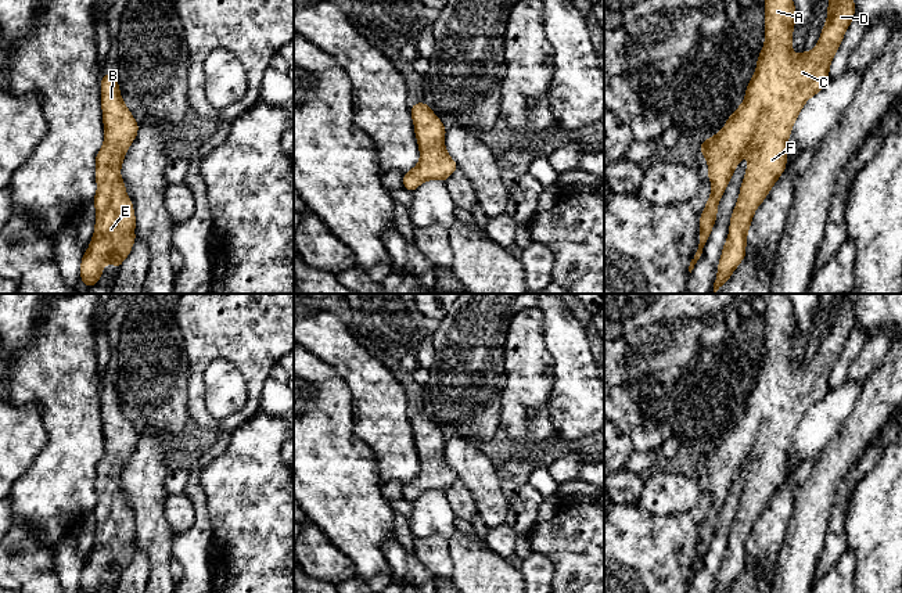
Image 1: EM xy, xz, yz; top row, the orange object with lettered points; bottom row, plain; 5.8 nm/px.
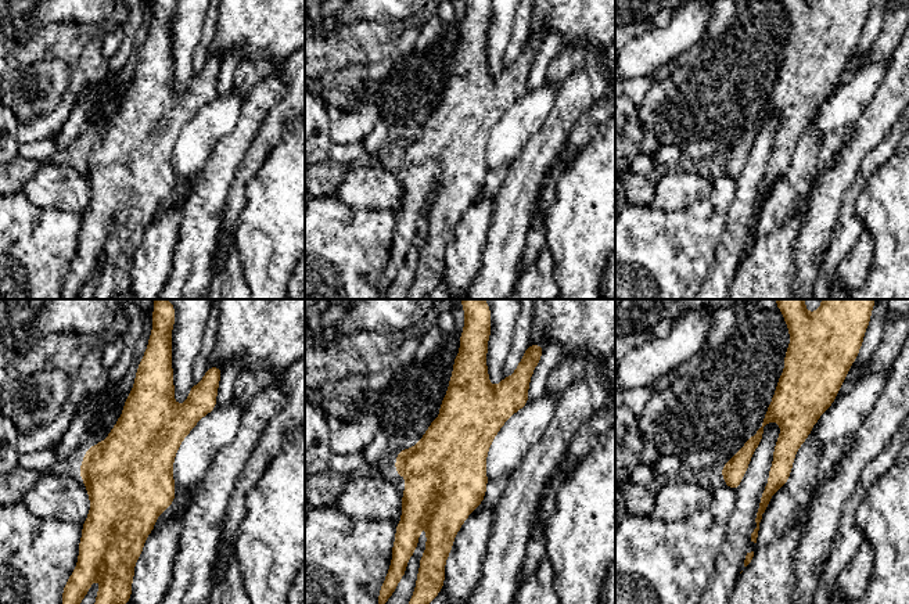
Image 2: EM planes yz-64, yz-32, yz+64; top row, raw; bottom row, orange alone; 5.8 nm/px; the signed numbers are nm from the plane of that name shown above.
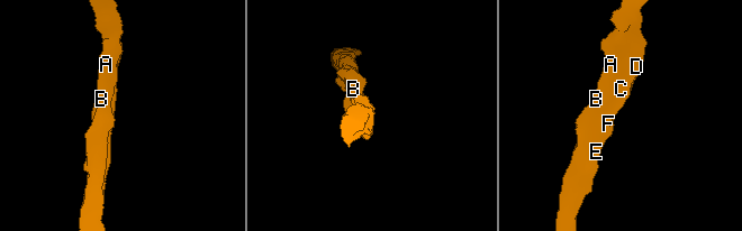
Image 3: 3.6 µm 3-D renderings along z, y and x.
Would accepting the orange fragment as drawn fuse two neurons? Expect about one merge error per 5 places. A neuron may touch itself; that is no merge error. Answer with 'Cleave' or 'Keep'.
Keep

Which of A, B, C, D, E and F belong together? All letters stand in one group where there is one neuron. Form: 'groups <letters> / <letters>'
groups A B C D E F

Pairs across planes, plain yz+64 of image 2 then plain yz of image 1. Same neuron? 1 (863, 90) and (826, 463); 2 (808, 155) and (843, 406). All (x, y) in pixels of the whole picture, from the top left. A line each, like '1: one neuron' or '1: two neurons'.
1: two neurons
2: two neurons

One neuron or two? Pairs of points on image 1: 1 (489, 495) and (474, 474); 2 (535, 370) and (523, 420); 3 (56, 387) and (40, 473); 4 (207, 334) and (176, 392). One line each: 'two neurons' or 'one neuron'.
1: one neuron
2: one neuron
3: one neuron
4: two neurons

